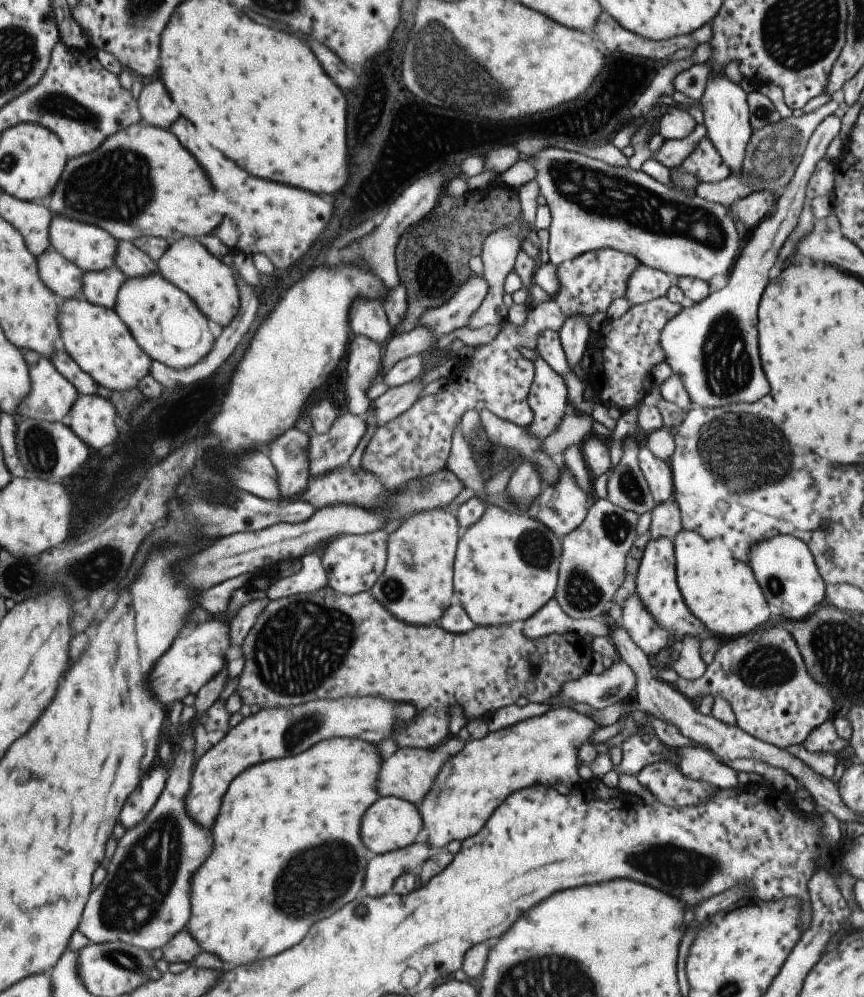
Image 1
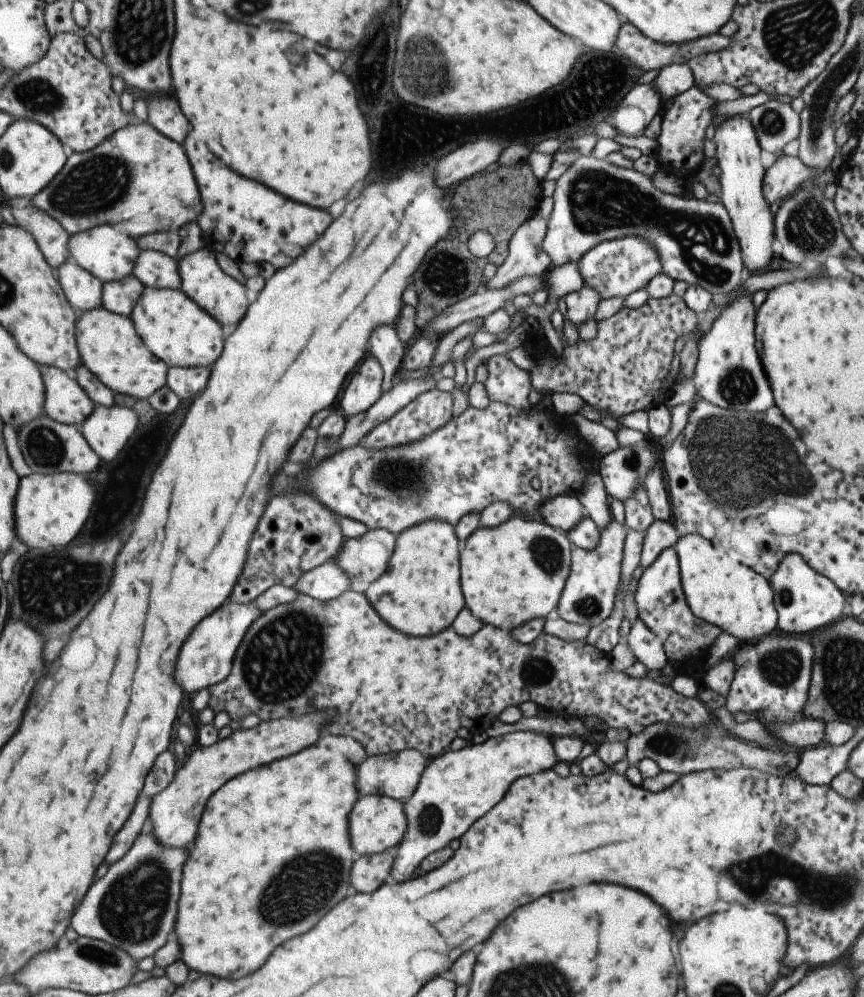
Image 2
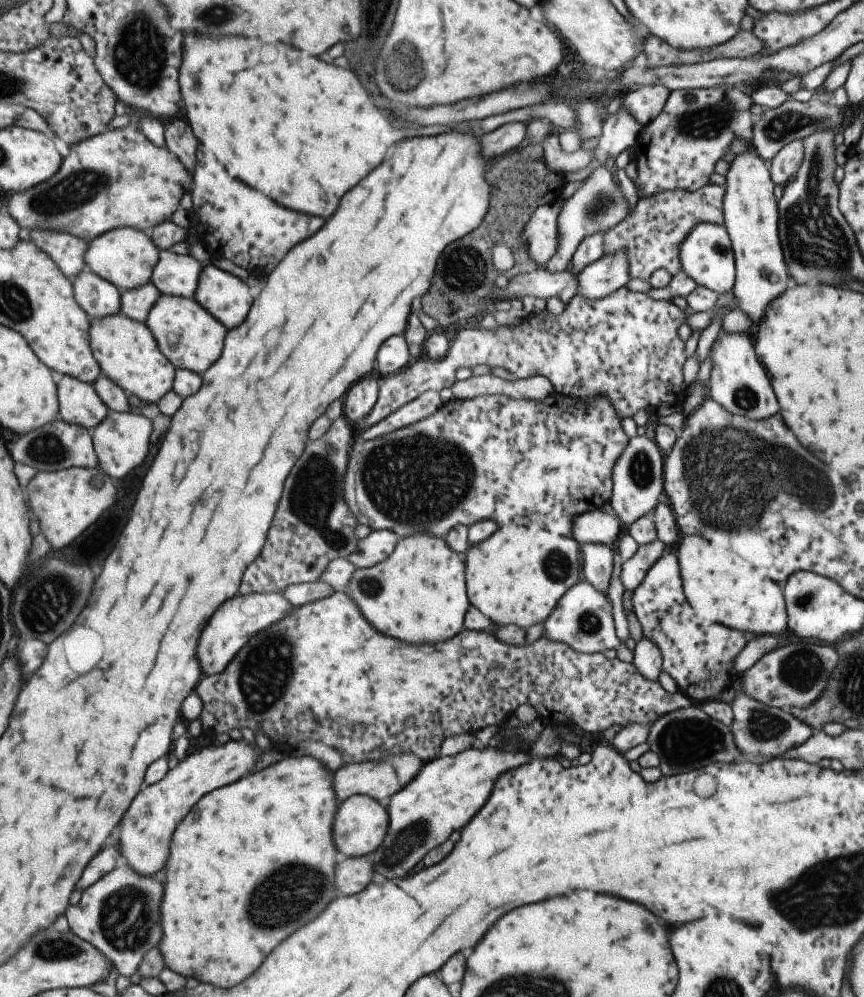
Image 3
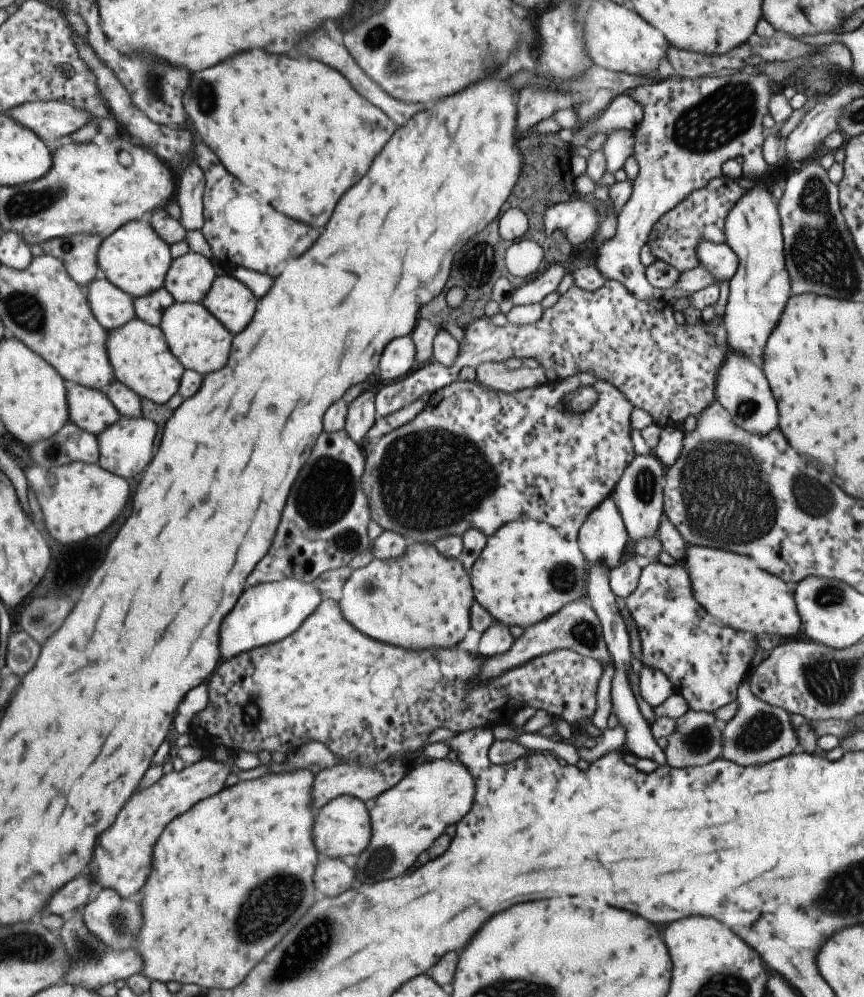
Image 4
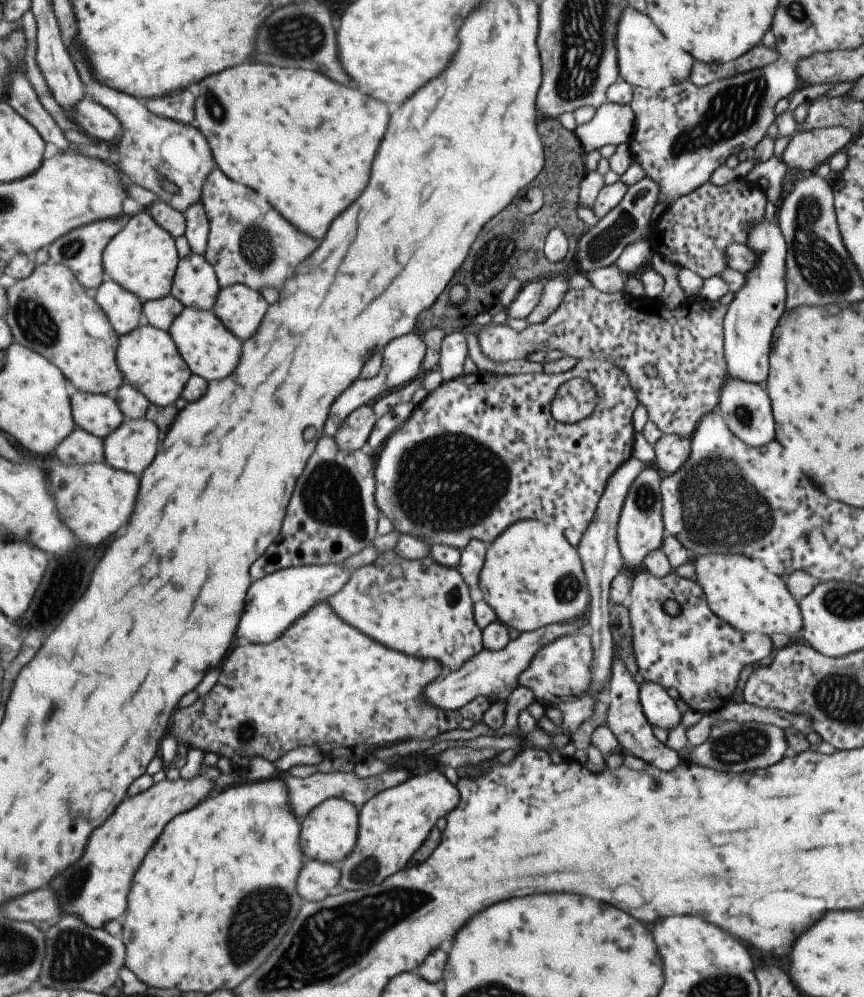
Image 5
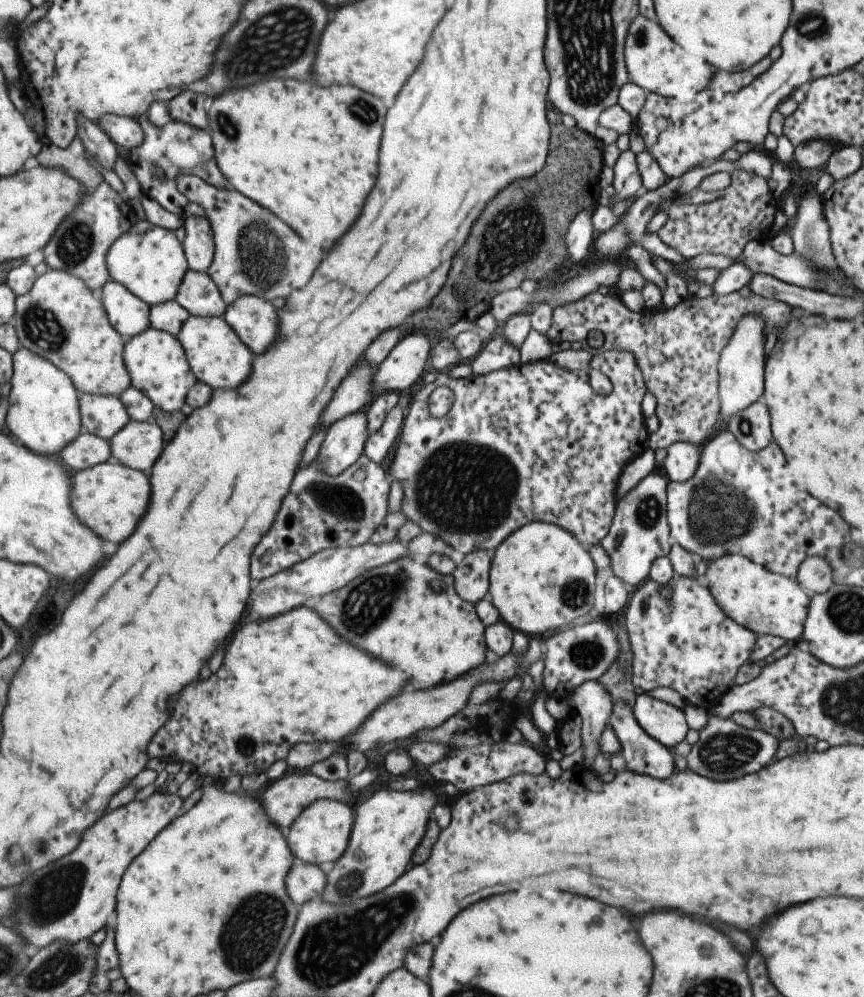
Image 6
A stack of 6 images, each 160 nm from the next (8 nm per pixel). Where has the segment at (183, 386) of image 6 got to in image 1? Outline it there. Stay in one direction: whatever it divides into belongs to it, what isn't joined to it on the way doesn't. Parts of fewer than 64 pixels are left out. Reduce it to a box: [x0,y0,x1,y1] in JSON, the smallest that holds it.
[58,296,150,391]

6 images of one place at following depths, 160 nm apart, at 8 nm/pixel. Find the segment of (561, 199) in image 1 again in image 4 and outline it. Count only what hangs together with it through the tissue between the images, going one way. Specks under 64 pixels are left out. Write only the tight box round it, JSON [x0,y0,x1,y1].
[509,239,738,305]

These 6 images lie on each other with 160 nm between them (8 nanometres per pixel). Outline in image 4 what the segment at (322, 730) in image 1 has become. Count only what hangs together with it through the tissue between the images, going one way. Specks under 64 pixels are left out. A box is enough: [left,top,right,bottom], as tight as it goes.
[88,756,234,899]

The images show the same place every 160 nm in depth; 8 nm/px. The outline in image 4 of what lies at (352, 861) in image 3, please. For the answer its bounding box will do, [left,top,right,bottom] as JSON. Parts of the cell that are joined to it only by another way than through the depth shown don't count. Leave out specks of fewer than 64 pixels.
[313,859,355,896]

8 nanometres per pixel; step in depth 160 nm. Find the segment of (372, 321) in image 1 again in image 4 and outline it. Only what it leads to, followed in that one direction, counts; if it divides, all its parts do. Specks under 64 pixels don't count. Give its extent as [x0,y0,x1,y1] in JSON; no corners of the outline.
[377,336,415,382]

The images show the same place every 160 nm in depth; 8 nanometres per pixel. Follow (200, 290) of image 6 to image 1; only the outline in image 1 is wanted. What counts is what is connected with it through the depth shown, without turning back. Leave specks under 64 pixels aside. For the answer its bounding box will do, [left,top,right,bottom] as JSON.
[114,241,157,279]

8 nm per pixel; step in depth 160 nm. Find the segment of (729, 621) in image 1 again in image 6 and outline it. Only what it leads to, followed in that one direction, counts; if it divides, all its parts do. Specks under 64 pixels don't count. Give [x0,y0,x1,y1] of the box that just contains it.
[701,555,810,642]

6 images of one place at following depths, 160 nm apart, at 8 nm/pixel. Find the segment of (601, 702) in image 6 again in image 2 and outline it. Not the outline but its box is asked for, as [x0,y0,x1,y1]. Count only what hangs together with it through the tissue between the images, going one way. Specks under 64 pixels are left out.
[539,494,585,534]

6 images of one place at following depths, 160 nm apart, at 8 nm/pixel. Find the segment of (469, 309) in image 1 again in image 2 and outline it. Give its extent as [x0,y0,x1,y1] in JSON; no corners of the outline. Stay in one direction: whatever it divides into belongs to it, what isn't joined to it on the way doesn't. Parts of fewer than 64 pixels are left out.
[484,215,552,288]

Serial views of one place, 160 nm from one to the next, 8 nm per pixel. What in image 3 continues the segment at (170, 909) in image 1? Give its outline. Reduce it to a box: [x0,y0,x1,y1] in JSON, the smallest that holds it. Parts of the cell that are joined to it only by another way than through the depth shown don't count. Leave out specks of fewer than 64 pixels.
[67,863,163,977]

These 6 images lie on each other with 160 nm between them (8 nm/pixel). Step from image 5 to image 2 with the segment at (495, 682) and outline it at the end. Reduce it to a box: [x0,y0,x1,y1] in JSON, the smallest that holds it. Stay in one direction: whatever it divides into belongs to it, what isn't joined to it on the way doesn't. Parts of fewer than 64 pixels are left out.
[554,519,626,628]

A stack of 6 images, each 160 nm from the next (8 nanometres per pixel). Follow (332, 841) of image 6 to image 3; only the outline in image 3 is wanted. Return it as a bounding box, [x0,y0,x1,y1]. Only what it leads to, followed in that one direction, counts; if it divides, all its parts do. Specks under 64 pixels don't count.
[331,795,387,857]

